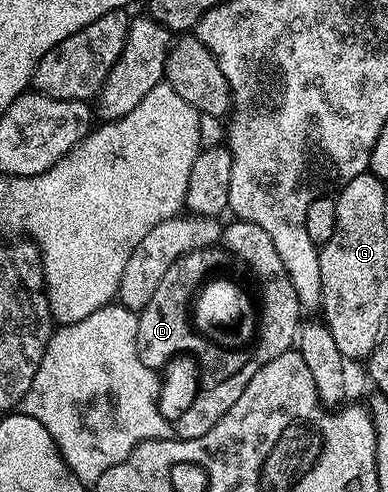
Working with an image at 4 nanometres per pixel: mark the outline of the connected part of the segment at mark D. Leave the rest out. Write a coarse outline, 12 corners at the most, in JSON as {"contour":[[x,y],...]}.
{"contour":[[224,246],[183,253],[138,314],[138,355],[161,369],[178,355],[206,367],[214,344],[191,304],[210,277],[247,268]]}

